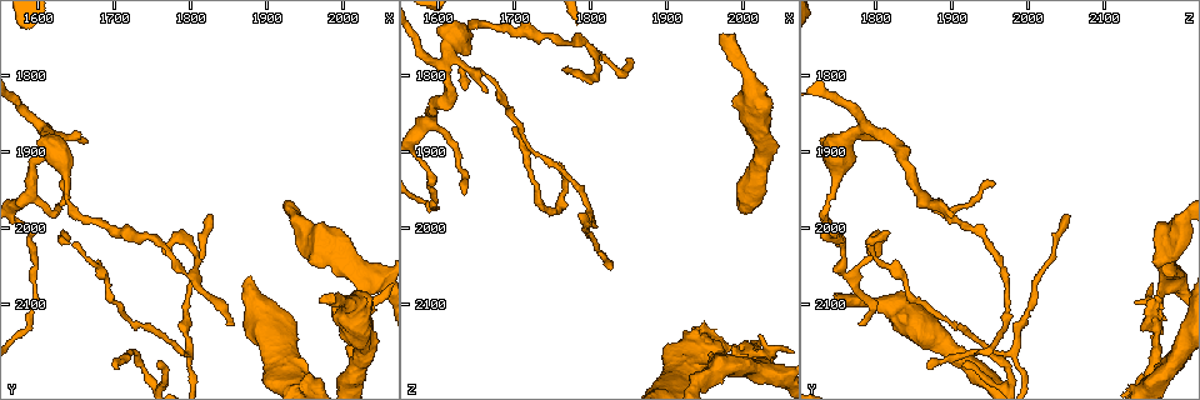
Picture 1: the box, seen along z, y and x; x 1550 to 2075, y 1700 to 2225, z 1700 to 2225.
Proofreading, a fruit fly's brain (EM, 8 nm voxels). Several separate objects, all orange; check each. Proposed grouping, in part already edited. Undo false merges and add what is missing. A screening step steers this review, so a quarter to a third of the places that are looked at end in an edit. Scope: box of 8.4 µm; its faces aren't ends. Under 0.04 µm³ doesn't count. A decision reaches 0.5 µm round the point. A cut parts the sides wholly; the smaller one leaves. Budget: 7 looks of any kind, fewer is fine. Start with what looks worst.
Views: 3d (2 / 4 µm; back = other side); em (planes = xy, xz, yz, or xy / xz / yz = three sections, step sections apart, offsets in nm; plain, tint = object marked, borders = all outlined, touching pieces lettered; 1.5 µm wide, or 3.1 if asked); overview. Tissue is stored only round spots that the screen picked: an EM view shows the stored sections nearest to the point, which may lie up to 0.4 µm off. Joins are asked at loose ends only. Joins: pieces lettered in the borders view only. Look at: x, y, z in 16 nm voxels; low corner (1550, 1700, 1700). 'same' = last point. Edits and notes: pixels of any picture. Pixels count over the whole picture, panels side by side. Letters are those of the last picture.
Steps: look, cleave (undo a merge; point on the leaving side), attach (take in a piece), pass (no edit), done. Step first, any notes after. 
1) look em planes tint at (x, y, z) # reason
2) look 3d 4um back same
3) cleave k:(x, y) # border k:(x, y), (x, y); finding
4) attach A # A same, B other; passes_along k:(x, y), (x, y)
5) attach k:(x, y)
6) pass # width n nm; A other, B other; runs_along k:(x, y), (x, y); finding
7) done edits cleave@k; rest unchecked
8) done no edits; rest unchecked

look 3d 4um at (1665, 1885, 1820) # free end

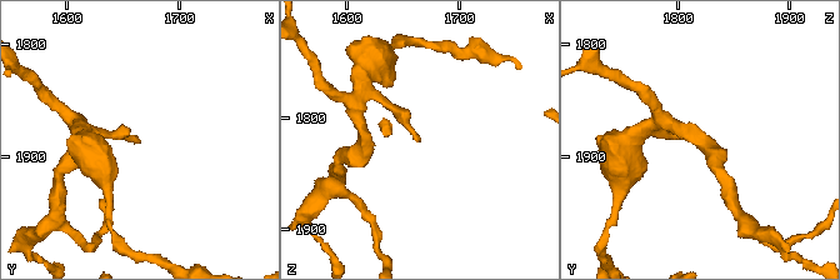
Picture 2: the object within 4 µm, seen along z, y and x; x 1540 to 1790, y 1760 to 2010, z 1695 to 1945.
look em yz step 4 tint at (1668, 1888, 1820)

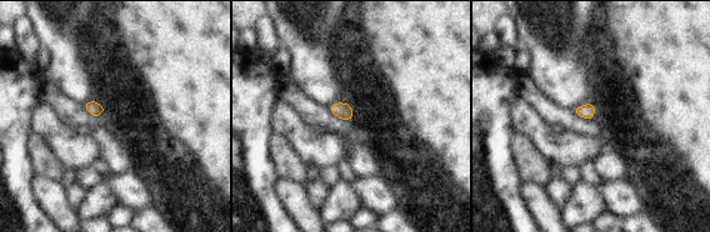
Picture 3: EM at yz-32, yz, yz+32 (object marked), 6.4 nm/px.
look em planes borders same # cut it another way

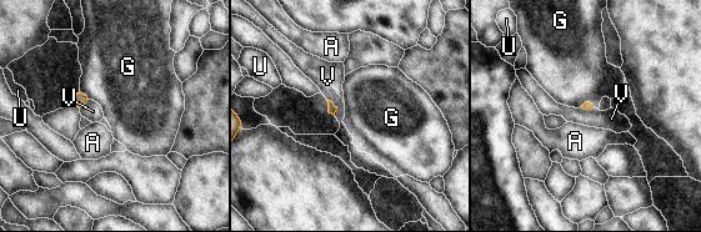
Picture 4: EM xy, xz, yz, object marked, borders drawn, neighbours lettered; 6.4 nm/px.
pass # A other, G other, U other, V other; border 4:(596, 106), (584, 101), (577, 107); none of them fits

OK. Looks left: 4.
look 3d 4um at (1775, 2030, 1795) # an open end

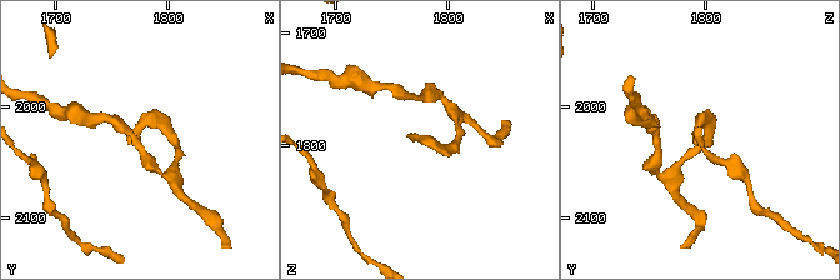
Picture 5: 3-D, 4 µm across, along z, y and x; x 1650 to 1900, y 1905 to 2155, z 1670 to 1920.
look em yz step 8 borders at (1772, 2032, 1796)

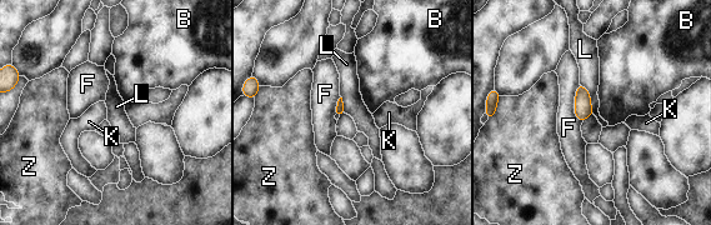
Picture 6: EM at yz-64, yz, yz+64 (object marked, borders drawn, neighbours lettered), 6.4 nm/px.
look em planes borders same # cut it another way

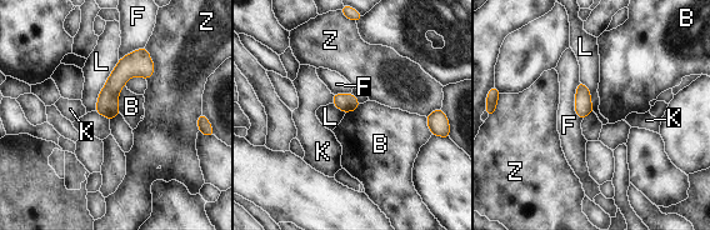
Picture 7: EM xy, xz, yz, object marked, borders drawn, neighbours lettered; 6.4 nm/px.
pass # B other, F other, K other, L other, Z other; border 7:(124, 85), (119, 95), (119, 113); no lettered piece goes on from it

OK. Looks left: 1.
look em planes borders at (1635, 1940, 1960)

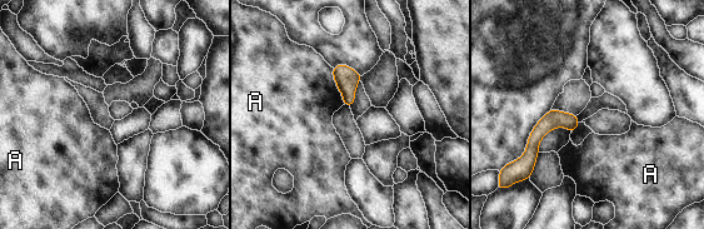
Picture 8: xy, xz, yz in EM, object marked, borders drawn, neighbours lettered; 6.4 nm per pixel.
pass # width 80 nm; longest_contact A 260 nm; A other; no lettered piece goes on from it

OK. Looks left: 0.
done no edits; rest unchecked

